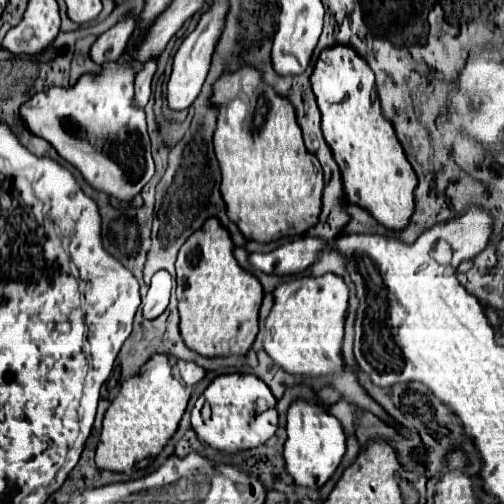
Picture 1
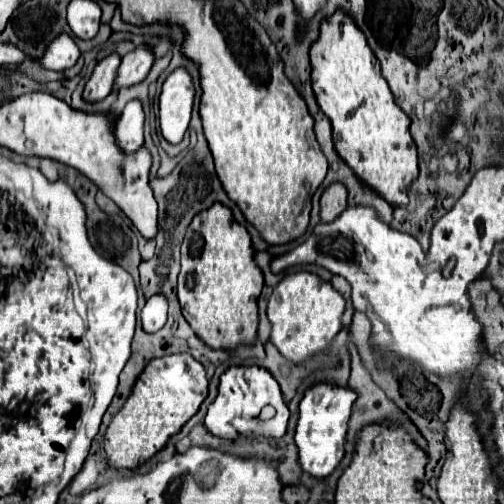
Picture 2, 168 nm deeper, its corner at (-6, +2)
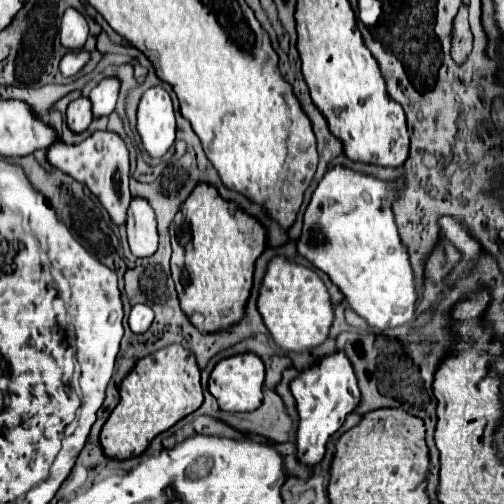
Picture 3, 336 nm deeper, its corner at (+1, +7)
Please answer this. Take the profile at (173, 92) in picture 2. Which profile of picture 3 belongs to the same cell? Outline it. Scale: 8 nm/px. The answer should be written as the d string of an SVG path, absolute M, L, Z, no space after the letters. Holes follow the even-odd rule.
M163 86L149 88L137 108L137 130L143 148L153 158L161 158L175 142L173 100Z

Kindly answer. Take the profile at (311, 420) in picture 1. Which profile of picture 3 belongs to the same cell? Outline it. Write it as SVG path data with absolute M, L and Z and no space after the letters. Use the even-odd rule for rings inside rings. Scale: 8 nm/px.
M335 352L325 356L315 366L301 372L291 382L291 392L297 402L299 412L299 428L297 428L297 458L305 466L315 466L325 456L327 440L343 426L345 416L353 412L359 404L359 388L353 366L343 352Z

